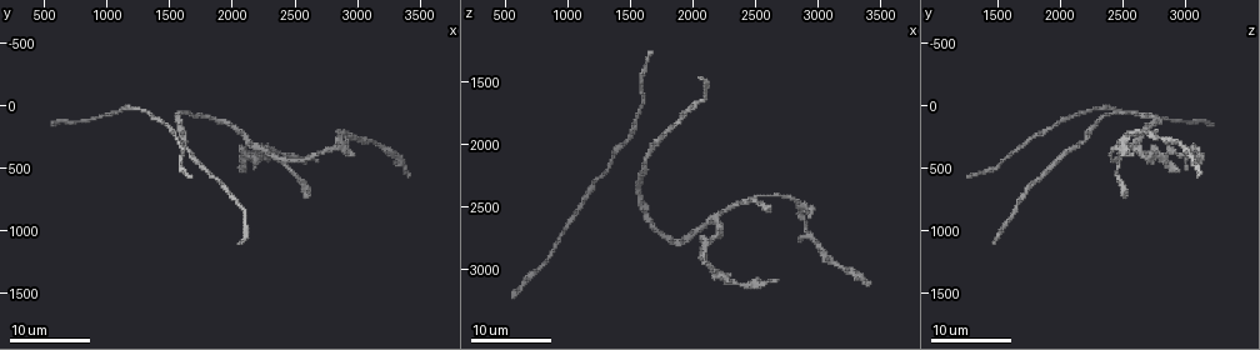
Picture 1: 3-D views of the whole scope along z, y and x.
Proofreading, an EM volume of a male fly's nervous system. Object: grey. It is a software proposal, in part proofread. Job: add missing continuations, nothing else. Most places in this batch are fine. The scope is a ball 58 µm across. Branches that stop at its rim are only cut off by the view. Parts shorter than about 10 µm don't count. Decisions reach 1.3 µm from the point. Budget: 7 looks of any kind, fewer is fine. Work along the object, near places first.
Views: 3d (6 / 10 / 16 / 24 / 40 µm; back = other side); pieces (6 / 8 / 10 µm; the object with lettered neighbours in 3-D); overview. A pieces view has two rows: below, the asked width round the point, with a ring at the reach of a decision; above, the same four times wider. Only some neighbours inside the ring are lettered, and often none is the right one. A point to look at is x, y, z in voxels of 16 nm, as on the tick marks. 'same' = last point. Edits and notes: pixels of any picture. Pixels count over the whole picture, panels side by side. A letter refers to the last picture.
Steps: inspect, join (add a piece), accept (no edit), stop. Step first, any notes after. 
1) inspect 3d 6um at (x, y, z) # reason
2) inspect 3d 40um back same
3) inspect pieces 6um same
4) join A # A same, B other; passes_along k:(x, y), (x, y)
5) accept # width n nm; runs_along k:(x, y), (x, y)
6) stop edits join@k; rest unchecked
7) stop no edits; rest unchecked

inspect 3d 16um at (3400, 560, 3120) # free end

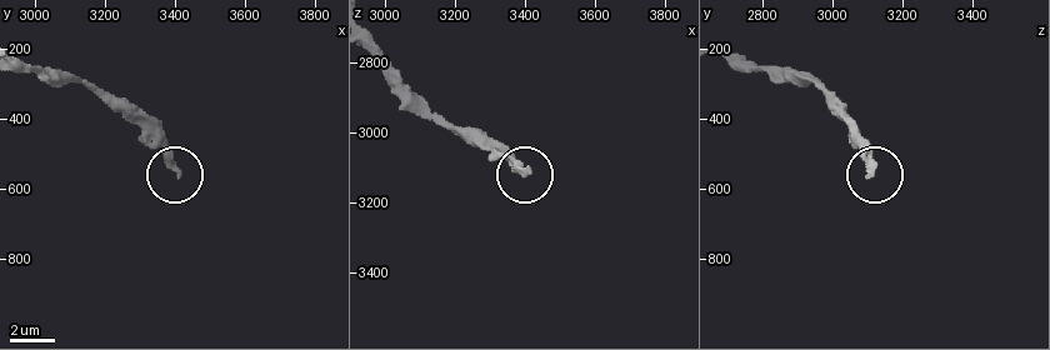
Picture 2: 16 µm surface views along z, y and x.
inspect pieces 8um at (3410, 560, 3100)

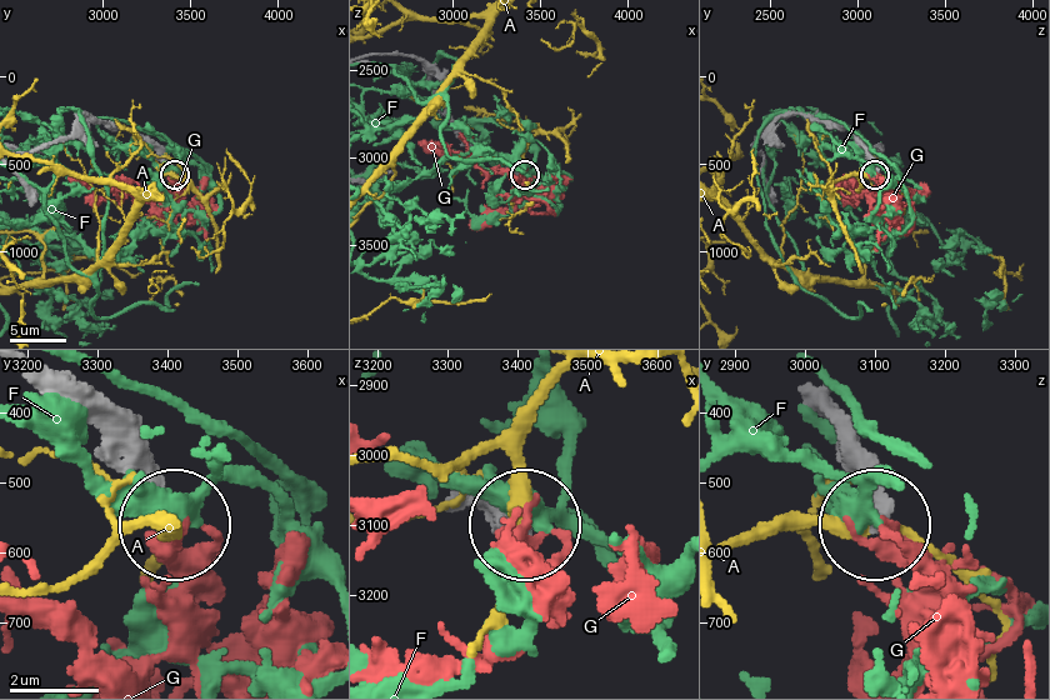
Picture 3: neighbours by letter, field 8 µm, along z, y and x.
accept # A other, F other, G other; none of them fits

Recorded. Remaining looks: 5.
inspect 3d 24um at (2660, 420, 3100) # end of a long branch

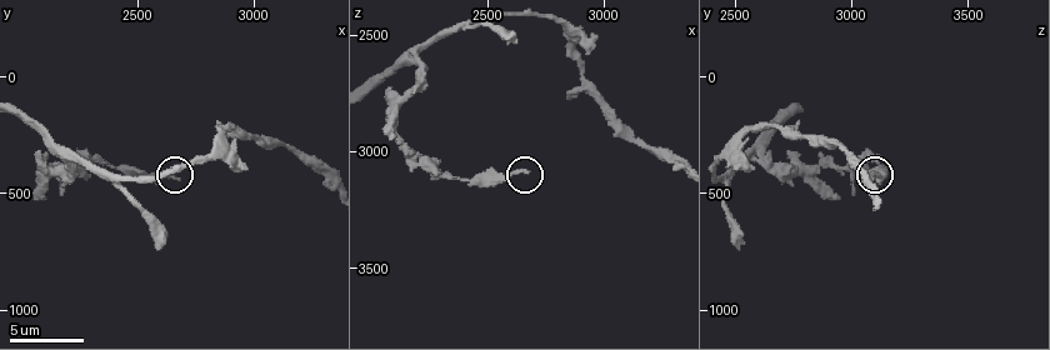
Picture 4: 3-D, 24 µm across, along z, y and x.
inspect 3d 6um at (2670, 430, 3090)

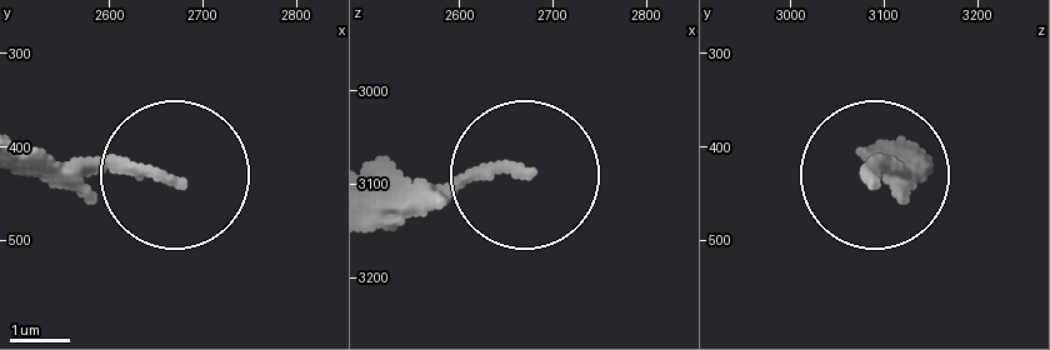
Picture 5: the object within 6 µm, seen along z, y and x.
inspect pieces 6um at (2670, 435, 3085) # see the neighbours

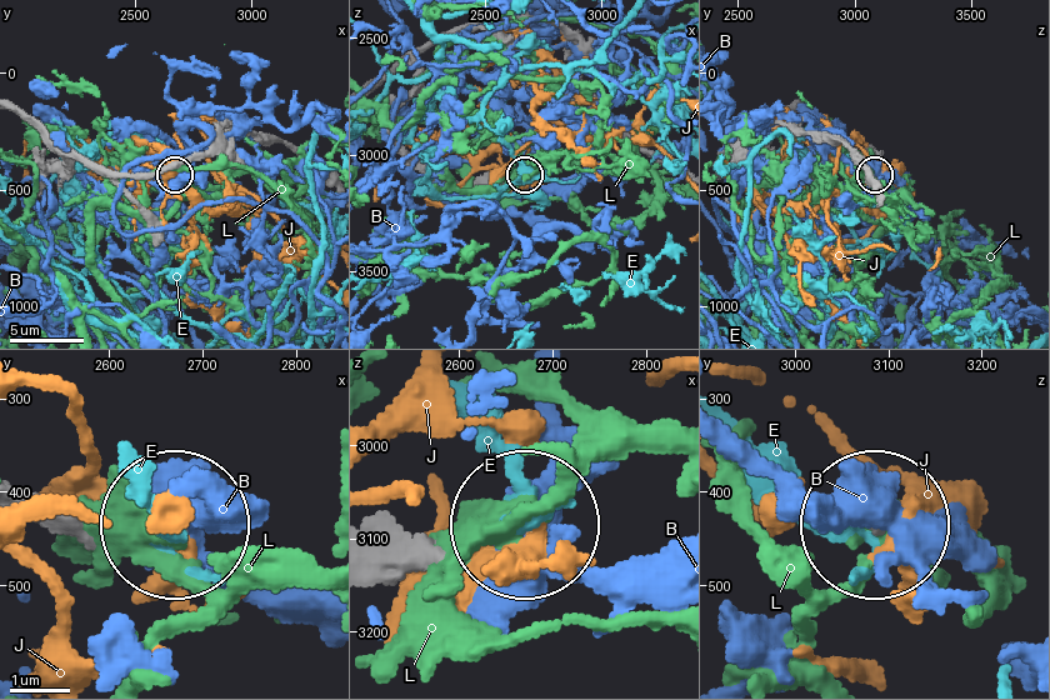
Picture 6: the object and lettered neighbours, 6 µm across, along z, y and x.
accept # B other, E other, J other, L other; none of them fits

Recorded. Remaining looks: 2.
inspect pieces 6um at (2940, 380, 2580) # branch stops here

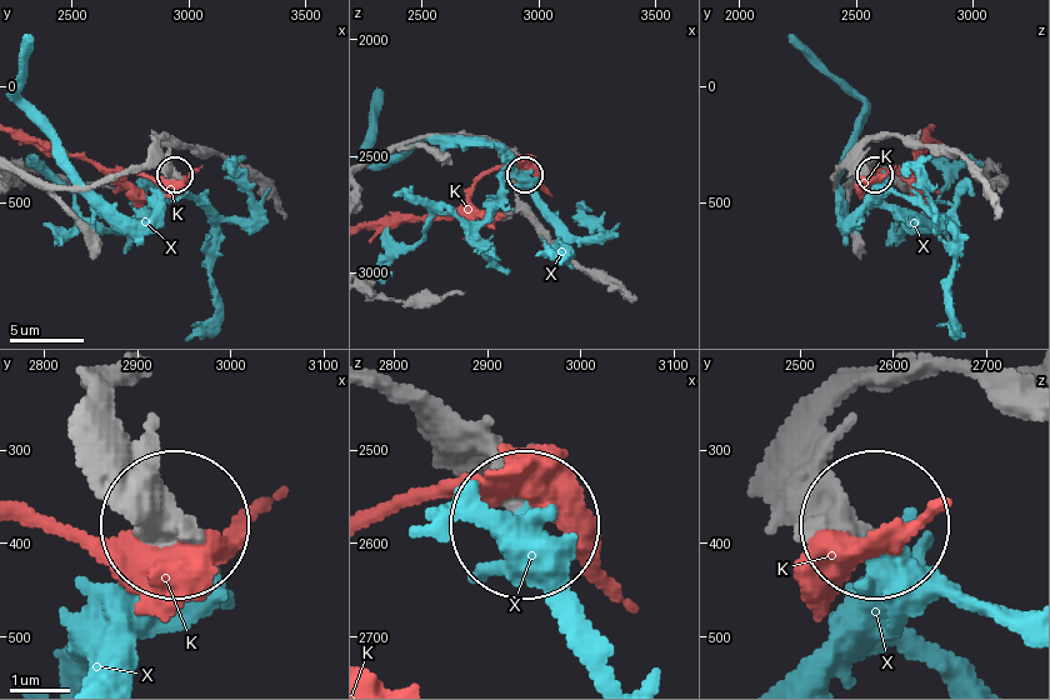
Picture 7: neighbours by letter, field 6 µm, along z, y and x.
accept # K other, X other; none of them fits

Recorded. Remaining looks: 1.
stop no edits; rest unchecked

